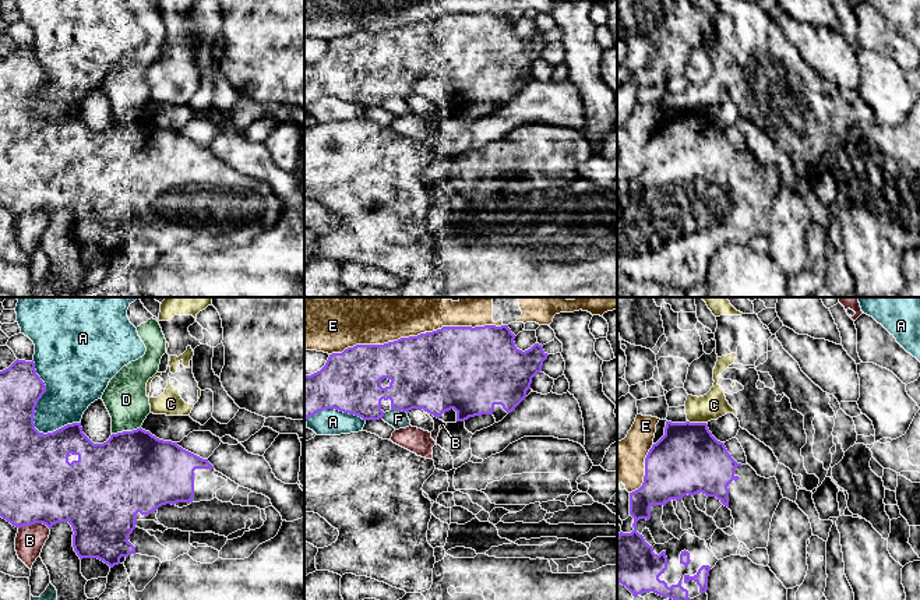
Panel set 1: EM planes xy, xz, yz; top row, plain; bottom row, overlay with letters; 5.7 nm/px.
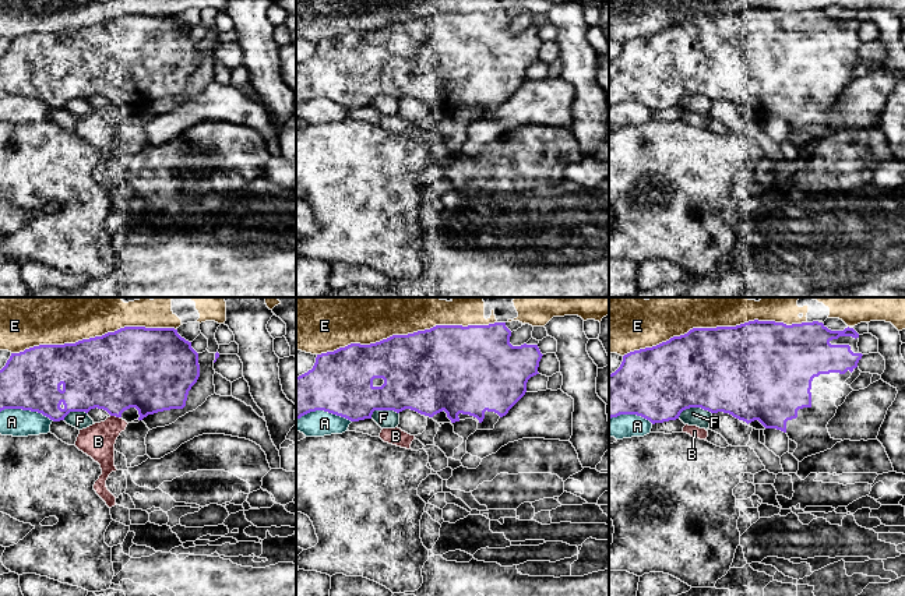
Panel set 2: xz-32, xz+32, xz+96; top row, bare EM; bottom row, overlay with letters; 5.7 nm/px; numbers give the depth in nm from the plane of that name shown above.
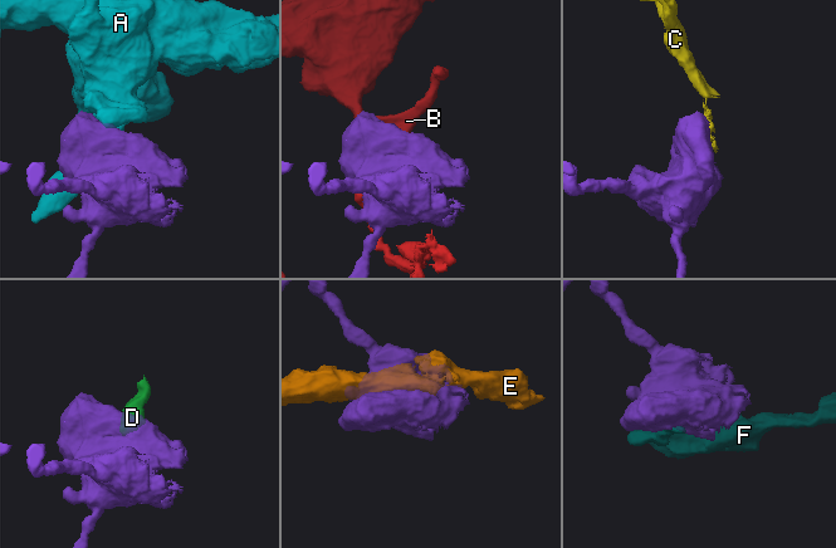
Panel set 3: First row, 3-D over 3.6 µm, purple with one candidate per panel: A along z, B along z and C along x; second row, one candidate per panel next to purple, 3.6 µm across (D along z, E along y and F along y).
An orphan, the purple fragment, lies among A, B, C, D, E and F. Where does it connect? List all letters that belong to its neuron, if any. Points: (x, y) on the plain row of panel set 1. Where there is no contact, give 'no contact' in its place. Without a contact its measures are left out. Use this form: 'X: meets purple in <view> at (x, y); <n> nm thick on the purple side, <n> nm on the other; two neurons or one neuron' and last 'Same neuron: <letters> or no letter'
A: meets purple in xy at (34, 102); 320 nm thick on the purple side, 280 nm on the other; two neurons
B: meets purple in xy at (34, 211); 440 nm thick on the purple side, 170 nm on the other; two neurons
C: meets purple in yz at (697, 110); 400 nm thick on the purple side, 160 nm on the other; two neurons
D: meets purple in xy at (126, 119); 460 nm thick on the purple side, 240 nm on the other; two neurons
E: meets purple in xz at (415, 24); 460 nm thick on the purple side, 190 nm on the other; two neurons
F: meets purple in xz at (399, 96); 400 nm thick on the purple side, 110 nm on the other; two neurons
Same neuron: no letter

